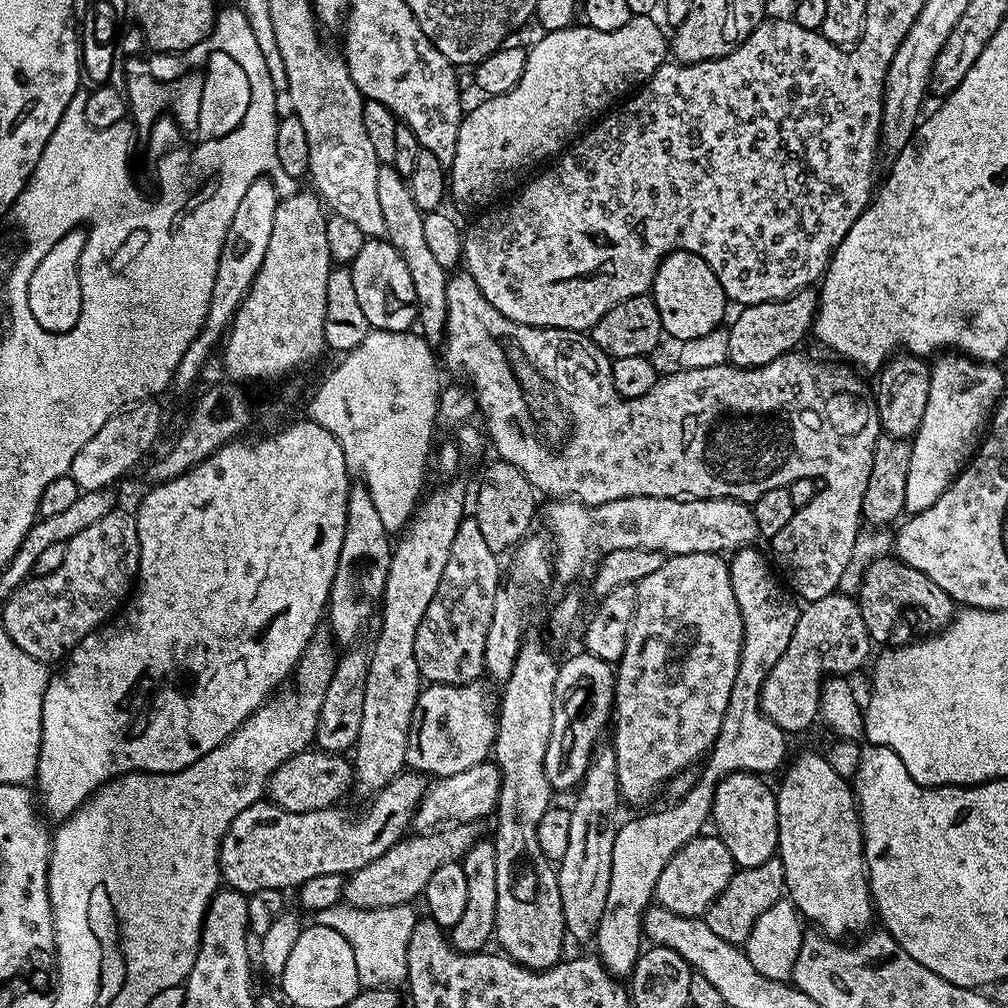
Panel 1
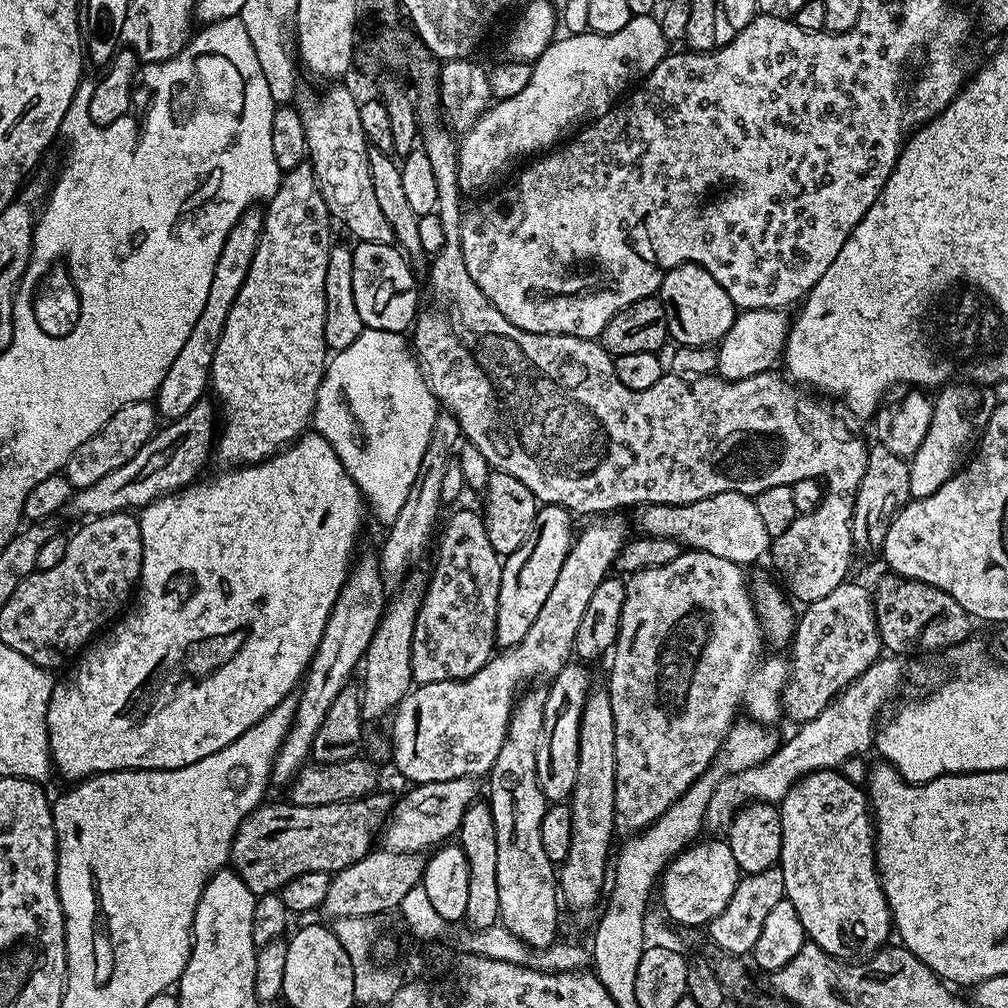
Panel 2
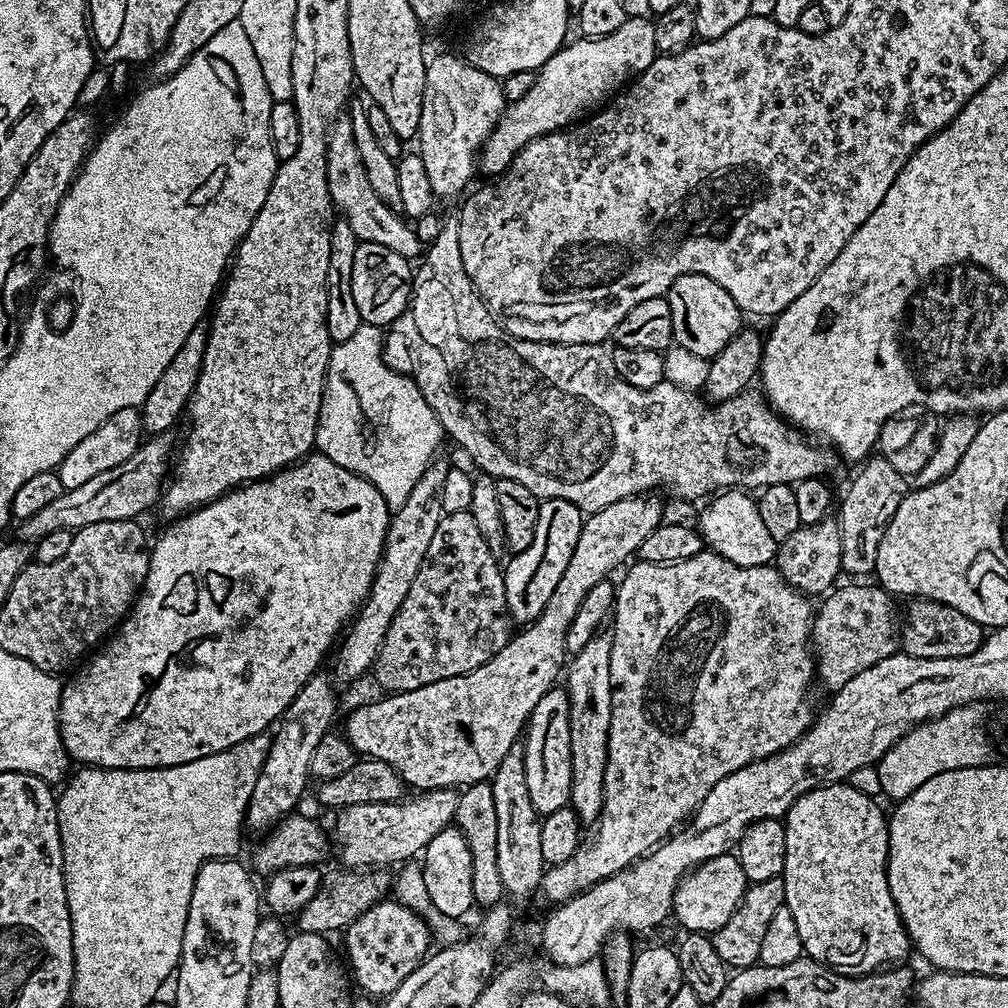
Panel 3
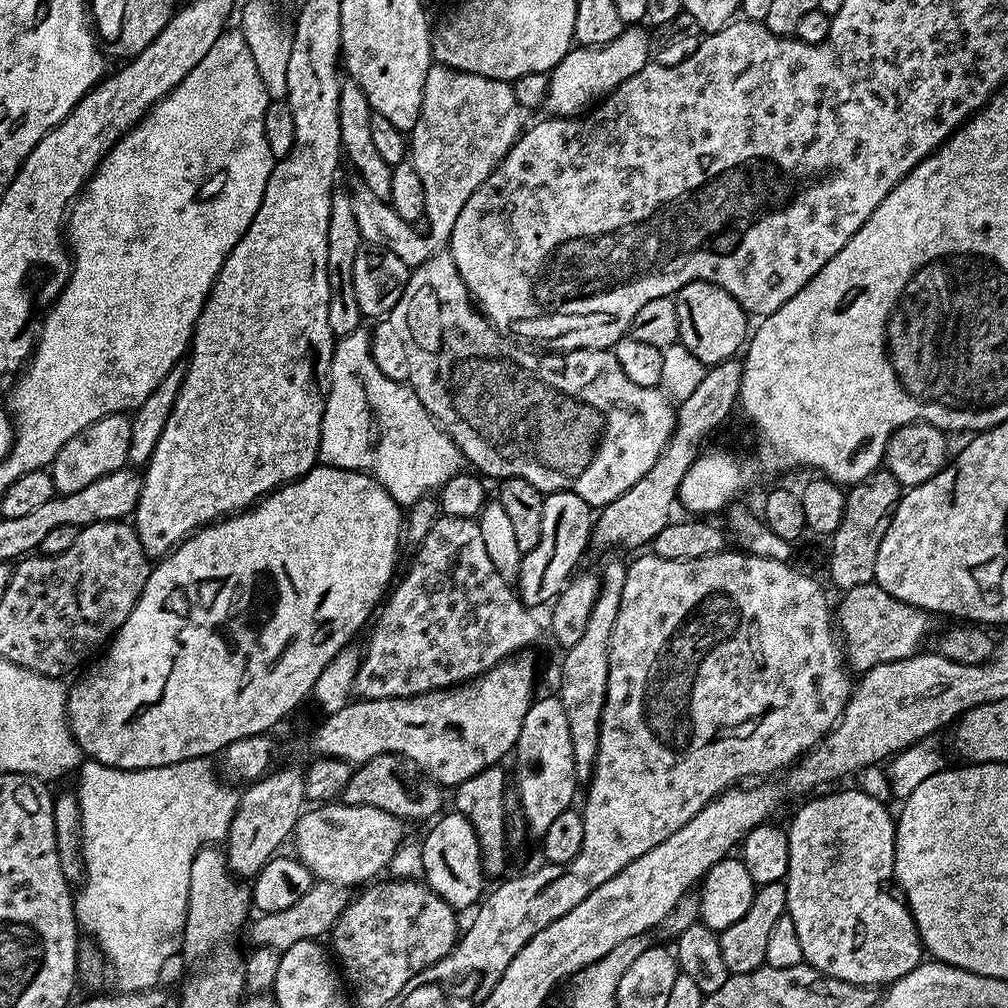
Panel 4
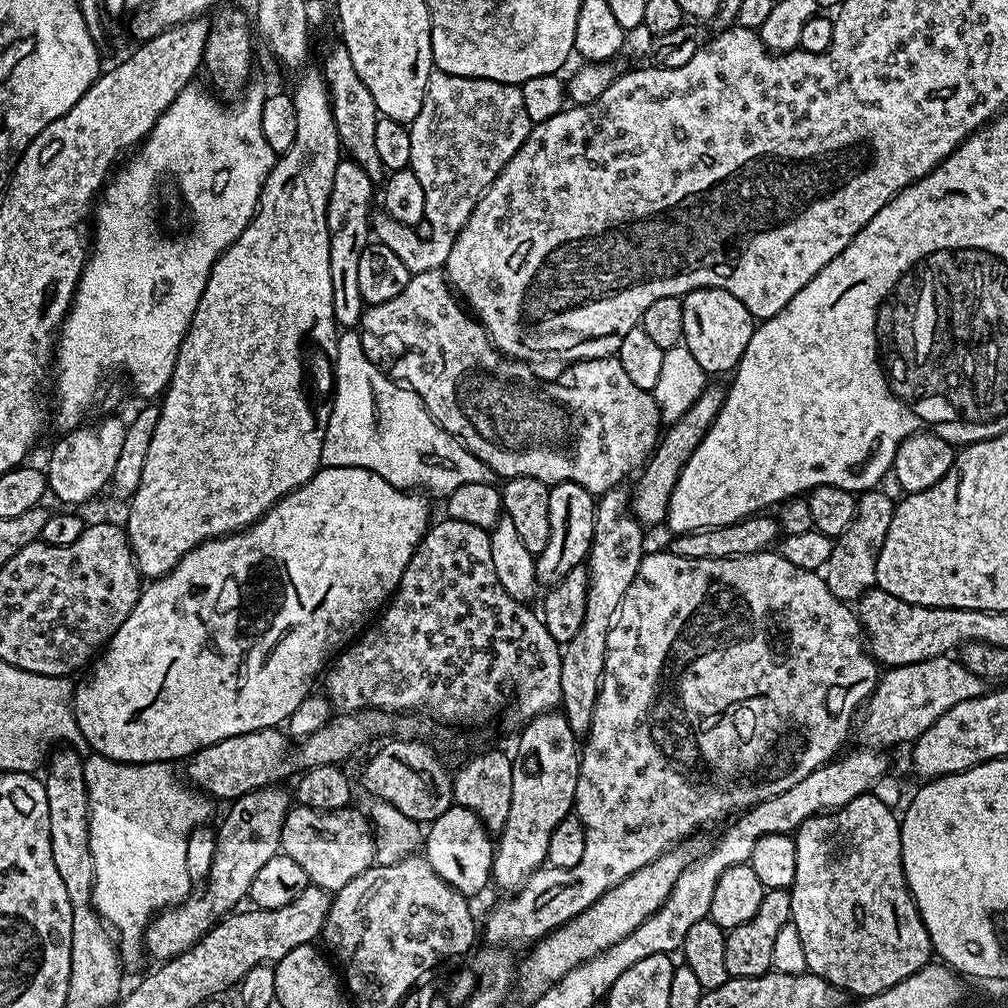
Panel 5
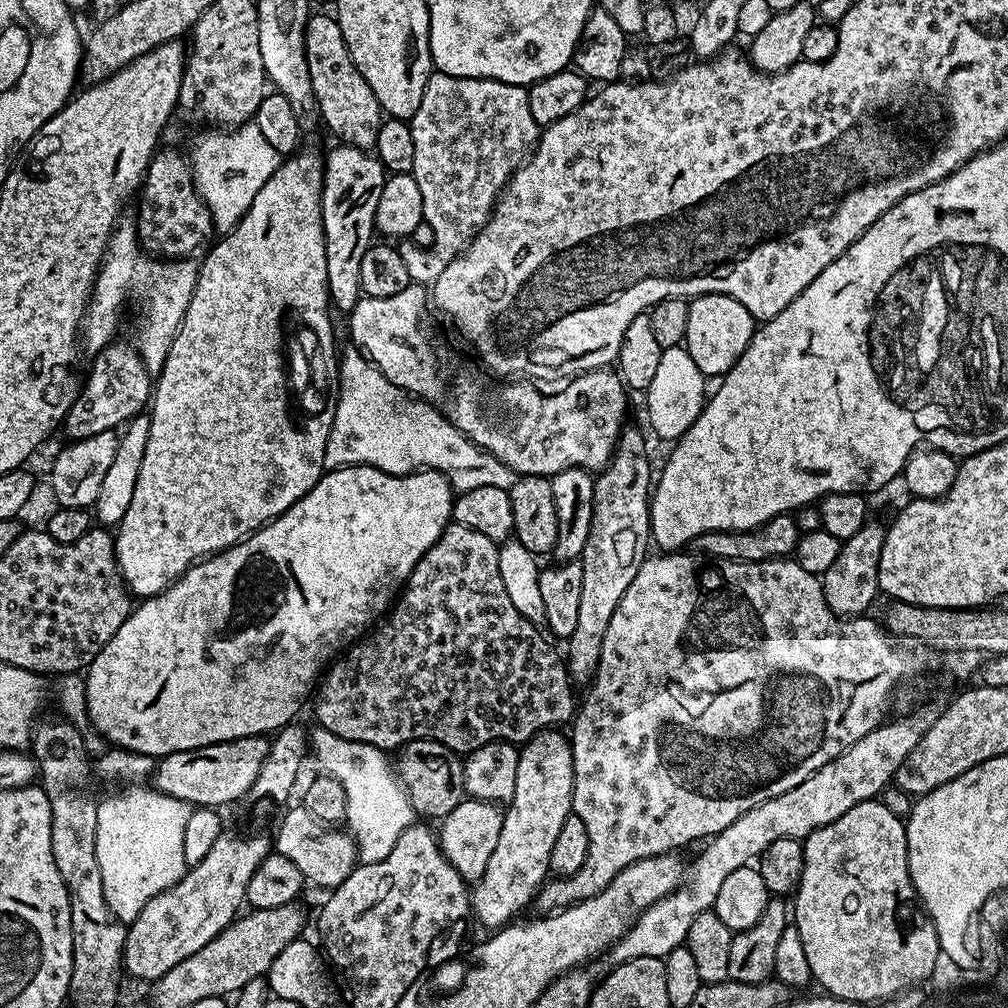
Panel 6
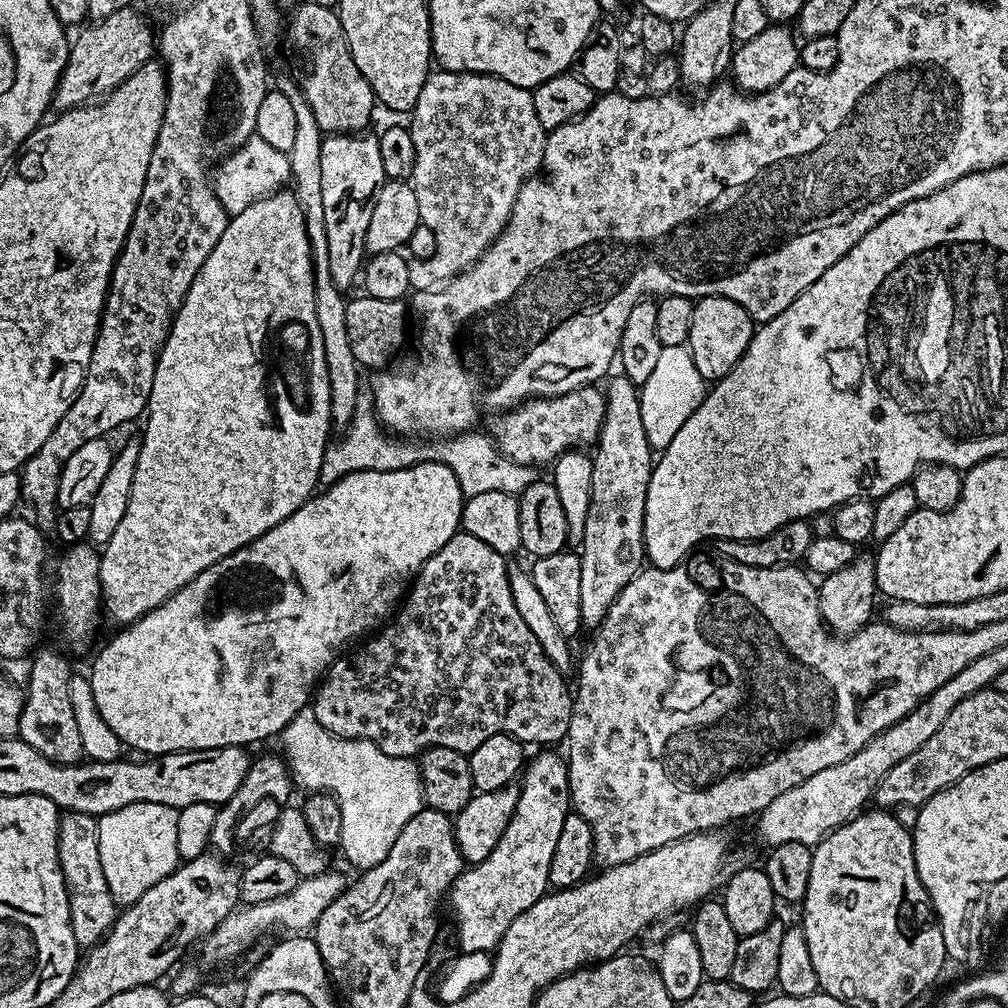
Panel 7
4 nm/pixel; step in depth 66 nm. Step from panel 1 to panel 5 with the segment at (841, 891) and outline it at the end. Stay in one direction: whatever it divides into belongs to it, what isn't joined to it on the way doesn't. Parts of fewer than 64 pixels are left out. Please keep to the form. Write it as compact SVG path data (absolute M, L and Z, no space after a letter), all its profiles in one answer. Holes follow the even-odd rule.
M875 794L858 796L836 811L821 812L802 822L800 828L794 832L796 841L796 853L798 854L798 866L794 866L794 882L790 889L792 897L790 906L792 907L792 919L794 926L798 926L798 934L802 938L802 951L806 954L806 966L818 978L826 978L835 988L840 988L845 994L856 995L856 998L865 996L876 996L879 992L884 992L890 986L910 978L919 968L924 967L933 959L934 953L930 934L920 917L918 906L912 897L912 891L908 889L908 883L904 877L904 867L902 866L902 842L900 841L900 821L897 813L893 809L887 808L876 797Z

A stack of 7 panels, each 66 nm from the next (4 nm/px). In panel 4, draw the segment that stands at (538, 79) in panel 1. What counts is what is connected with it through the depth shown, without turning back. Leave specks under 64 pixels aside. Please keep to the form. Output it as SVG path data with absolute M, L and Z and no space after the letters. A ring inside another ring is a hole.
M640 26L625 27L614 42L603 44L600 48L573 47L558 62L548 78L548 96L543 107L549 108L556 118L576 118L605 99L622 82L626 82L638 70L650 63L650 36Z

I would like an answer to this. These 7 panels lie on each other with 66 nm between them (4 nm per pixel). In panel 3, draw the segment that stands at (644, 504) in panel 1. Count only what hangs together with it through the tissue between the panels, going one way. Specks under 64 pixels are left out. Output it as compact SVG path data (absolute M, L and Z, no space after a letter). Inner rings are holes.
M735 488L725 489L712 499L706 502L709 503L696 522L705 545L711 551L719 552L720 556L728 561L734 562L735 565L749 568L750 566L772 564L776 559L779 541L771 537L763 519L759 517L757 499L747 491Z

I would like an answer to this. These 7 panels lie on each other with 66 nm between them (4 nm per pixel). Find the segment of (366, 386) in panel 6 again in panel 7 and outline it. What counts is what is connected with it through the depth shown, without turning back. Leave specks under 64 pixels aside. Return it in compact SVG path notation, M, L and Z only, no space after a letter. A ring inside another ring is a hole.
M368 394L358 396L352 420L339 434L340 440L333 439L324 449L320 478L325 485L364 468L389 472L423 464L426 460L450 466L465 497L486 494L486 490L519 494L538 479L537 469L533 465L514 462L511 456L496 447L491 435L484 433L483 436L480 430L469 430L447 438L428 438L425 444L419 444L421 441L416 438L401 438L382 427L376 418L371 395Z

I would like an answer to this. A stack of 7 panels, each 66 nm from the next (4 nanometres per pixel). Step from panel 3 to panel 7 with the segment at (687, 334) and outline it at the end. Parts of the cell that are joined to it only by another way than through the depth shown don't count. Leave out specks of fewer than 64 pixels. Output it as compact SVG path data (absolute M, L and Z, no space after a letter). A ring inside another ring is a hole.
M702 296L692 305L692 317L690 318L690 334L687 347L692 349L694 366L698 366L698 374L706 382L715 382L735 366L742 354L752 341L754 321L745 308L738 306L730 298L721 296Z

